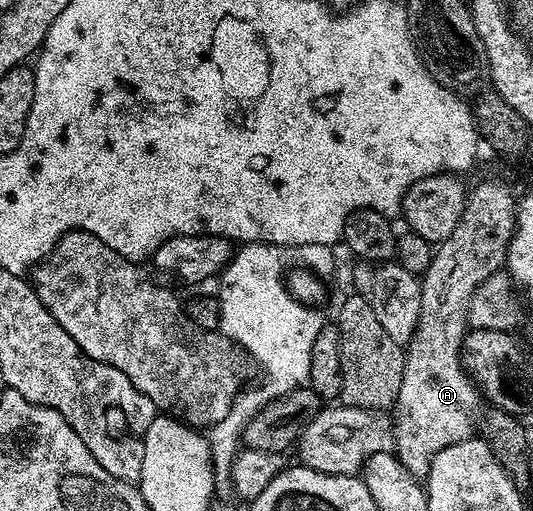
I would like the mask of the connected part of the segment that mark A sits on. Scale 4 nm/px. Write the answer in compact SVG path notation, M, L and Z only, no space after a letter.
M436 249L428 272L423 274L420 286L422 311L416 336L406 346L405 373L394 404L394 454L412 478L427 478L431 463L440 451L473 436L476 408L482 405L482 394L464 370L460 348L464 346L464 334L470 329L468 308L474 291L487 277L501 272L504 264L505 260L496 257L496 253L441 253Z

